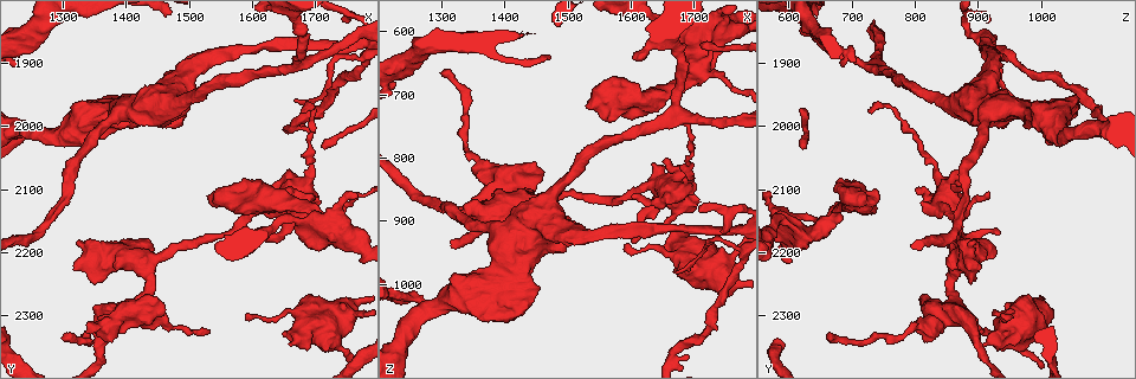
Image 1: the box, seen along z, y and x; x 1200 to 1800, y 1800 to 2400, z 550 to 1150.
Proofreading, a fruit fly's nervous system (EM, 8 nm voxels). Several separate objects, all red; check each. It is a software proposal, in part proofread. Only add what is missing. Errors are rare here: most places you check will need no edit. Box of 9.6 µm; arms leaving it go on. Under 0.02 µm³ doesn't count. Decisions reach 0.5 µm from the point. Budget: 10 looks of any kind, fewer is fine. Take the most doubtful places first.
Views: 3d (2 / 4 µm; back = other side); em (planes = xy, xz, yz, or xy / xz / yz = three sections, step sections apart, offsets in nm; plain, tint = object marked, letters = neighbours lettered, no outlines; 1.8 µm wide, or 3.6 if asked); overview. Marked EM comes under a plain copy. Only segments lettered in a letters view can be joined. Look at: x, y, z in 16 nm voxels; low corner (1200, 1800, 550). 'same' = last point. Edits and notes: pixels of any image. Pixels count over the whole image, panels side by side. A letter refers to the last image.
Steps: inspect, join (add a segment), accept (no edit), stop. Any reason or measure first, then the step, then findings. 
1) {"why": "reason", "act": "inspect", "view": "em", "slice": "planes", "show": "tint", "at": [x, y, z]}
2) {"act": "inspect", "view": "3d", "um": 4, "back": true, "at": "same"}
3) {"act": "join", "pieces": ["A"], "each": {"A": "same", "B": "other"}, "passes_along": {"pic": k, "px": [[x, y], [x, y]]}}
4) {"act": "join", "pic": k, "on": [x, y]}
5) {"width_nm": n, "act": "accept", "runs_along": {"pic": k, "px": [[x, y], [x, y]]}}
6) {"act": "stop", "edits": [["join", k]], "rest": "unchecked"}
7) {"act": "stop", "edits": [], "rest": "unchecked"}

{"why": "free end", "act": "inspect", "view": "em", "slice": "xy", "step": 4, "show": "letters", "at": [1660, 2340, 910]}

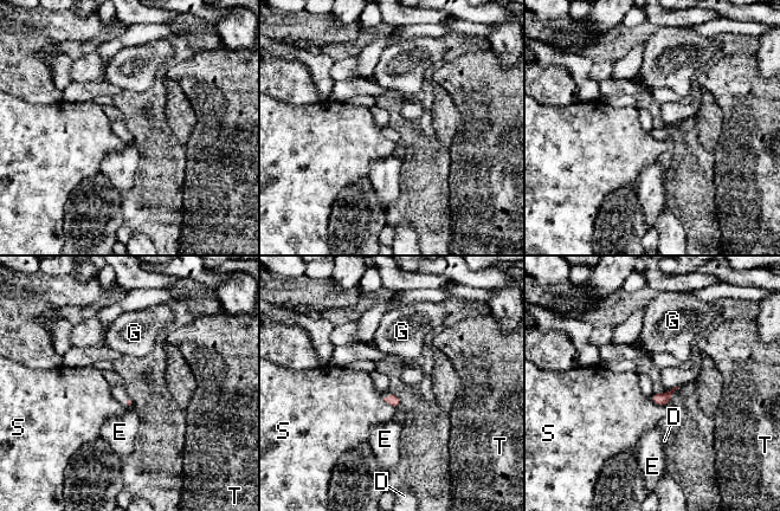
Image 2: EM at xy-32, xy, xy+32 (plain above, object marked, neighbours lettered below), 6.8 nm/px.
{"act": "accept", "each": {"D": "other", "E": "other", "G": "other", "S": "other", "T": "other"}, "border": {"pic": 2, "px": [[381, 398], [399, 408]]}, "found": "none of them fits"}

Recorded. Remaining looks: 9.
{"why": "an open end", "act": "inspect", "view": "3d", "um": 2, "at": [1320, 2185, 885]}

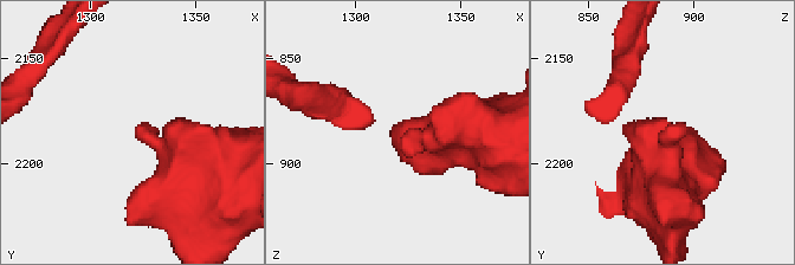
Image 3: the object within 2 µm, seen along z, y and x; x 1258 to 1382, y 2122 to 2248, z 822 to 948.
{"act": "inspect", "view": "em", "um": 3.6, "slice": "yz", "step": 16, "show": "tint", "at": [1322, 2183, 887]}

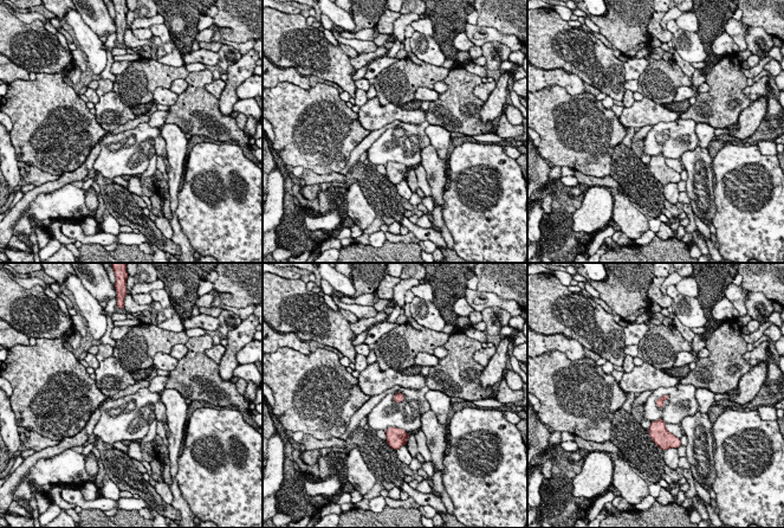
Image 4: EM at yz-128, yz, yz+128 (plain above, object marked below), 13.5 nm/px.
{"act": "inspect", "view": "em", "um": 3.6, "slice": "xz", "step": 4, "show": "letters", "at": "same"}

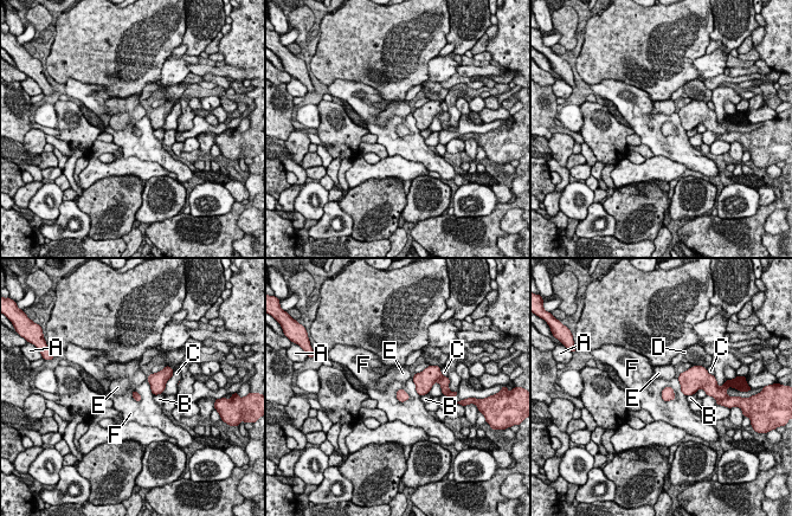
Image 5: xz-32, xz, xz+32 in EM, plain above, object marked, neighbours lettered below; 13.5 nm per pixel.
{"longest_contact_nm": ["F", 240], "act": "accept", "each": {"A": "other", "B": "other", "C": "other", "D": "other", "E": "other", "F": "other"}, "border": {"pic": 5, "px": [[668, 385], [662, 391], [664, 401]]}, "found": "no lettered segment goes on from it"}

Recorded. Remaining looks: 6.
{"why": "free end", "act": "inspect", "view": "3d", "um": 2, "back": true, "at": [1690, 2000, 1115]}

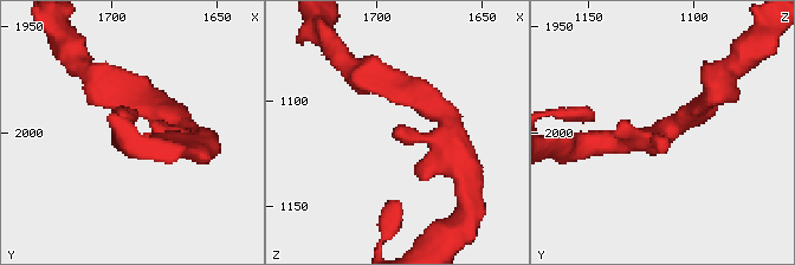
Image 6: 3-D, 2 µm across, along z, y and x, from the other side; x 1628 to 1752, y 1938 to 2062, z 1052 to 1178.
{"arm_widths_nm": [190, 220], "act": "inspect", "view": "em", "slice": "planes", "show": "letters", "at": [1690, 2002, 1114]}

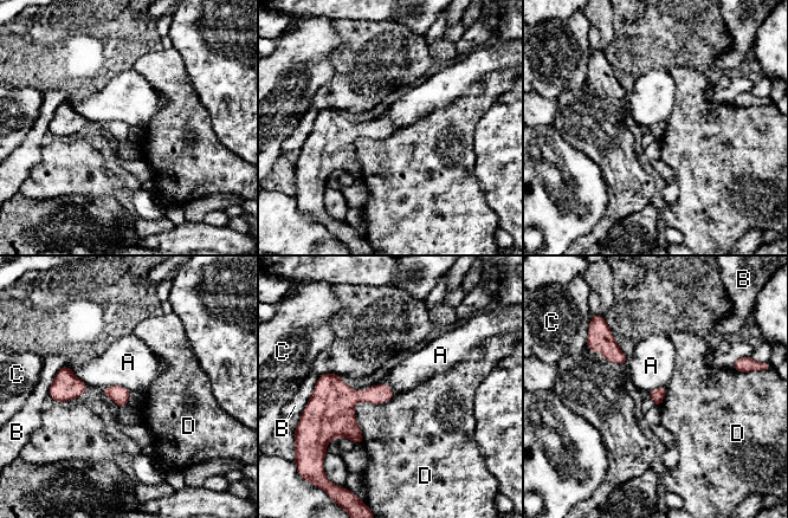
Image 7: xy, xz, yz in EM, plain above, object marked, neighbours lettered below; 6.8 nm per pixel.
{"longest_contact_nm": ["D", 400], "act": "accept", "each": {"A": "other", "B": "other", "C": "other", "D": "other"}, "border": {"pic": 7, "px": [[366, 389], [387, 384], [394, 395]]}, "found": "no lettered segment goes on from it"}

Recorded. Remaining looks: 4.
{"why": "end of a long branch", "act": "inspect", "view": "em", "um": 3.6, "slice": "xy", "step": 16, "show": "tint", "at": [1675, 1965, 985]}

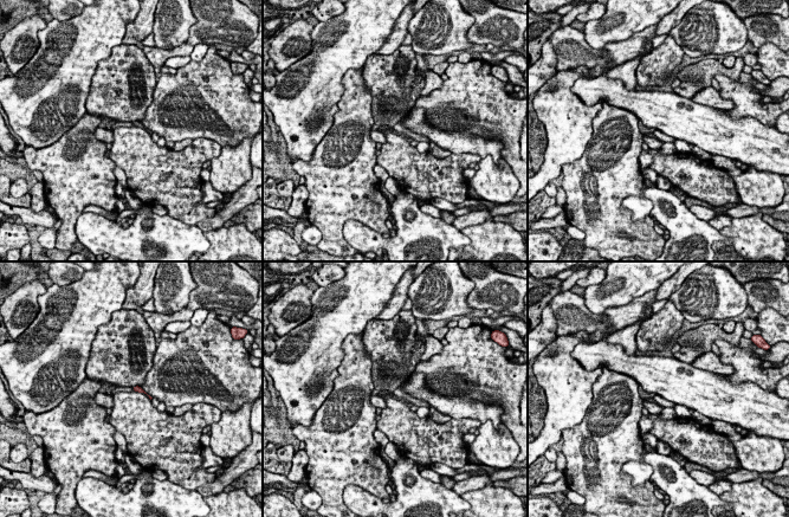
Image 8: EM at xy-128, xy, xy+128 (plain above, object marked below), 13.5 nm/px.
{"act": "inspect", "view": "em", "um": 3.6, "slice": "xy", "step": 16, "show": "letters", "at": "same"}

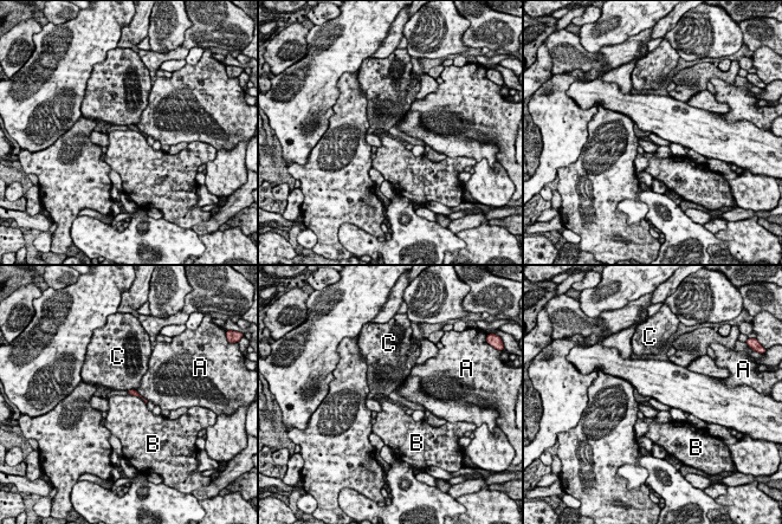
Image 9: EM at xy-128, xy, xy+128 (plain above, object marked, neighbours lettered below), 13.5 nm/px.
{"width_nm": 60, "act": "accept", "each": {"A": "other", "B": "other", "C": "other"}, "border": {"pic": 9, "px": [[134, 389], [147, 401]]}, "found": "none of them fits"}

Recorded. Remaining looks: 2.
{"act": "stop", "edits": [], "rest": "unchecked"}

